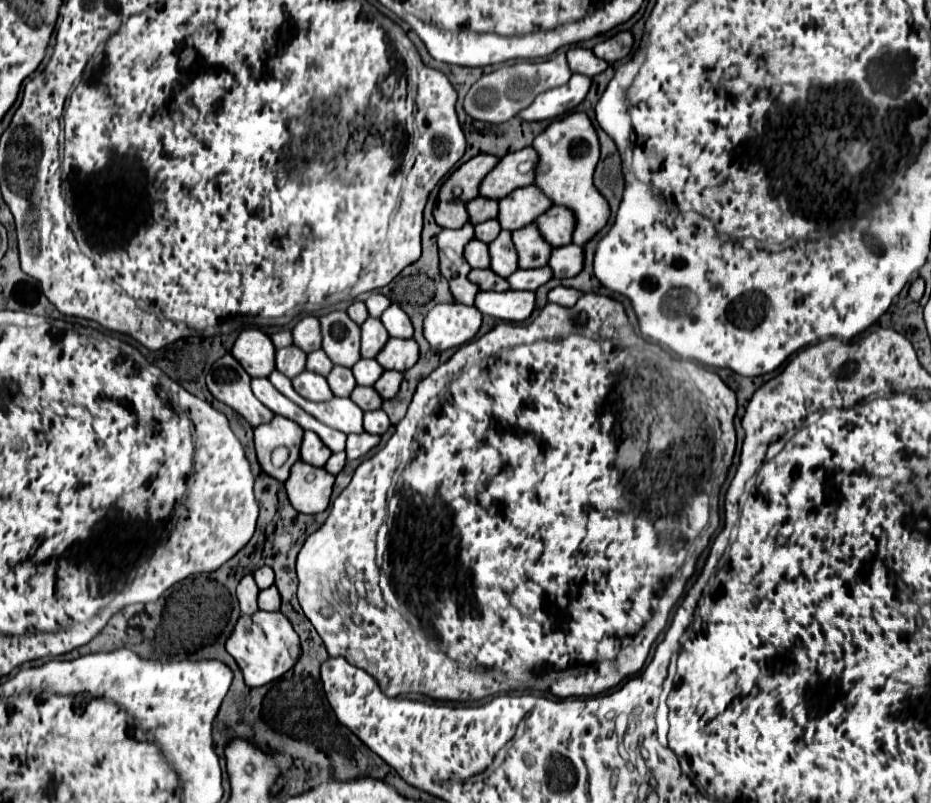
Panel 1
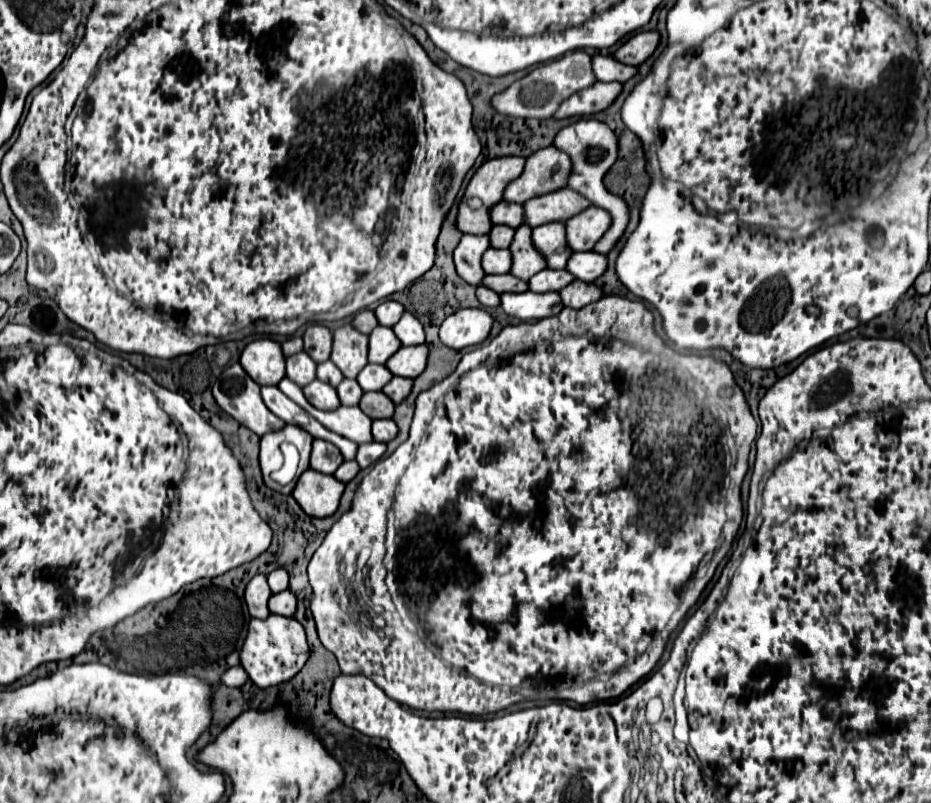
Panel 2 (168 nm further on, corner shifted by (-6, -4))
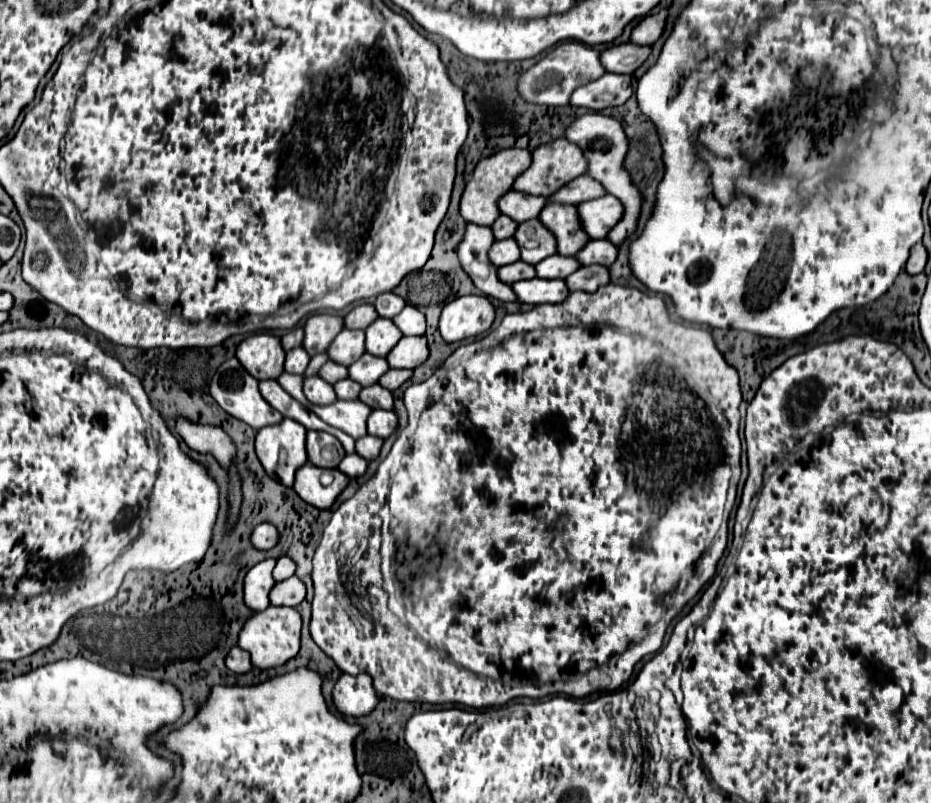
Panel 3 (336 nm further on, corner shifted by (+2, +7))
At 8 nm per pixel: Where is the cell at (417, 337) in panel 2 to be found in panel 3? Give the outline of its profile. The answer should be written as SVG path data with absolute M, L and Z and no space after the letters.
M407 304L393 318L393 322L403 332L403 336L423 336L425 334L425 316L417 308L413 308L411 304Z

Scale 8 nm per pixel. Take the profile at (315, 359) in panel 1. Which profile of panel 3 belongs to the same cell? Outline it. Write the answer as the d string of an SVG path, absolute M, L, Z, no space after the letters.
M327 360L327 362L321 366L319 376L321 376L323 380L327 380L329 384L335 384L337 380L341 380L341 378L345 378L345 376L347 376L347 368L345 368L345 366L341 366L341 364L337 364L337 362Z

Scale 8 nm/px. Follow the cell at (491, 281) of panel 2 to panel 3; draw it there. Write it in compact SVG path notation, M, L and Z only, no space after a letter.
M517 260L517 262L513 262L513 264L507 264L507 266L497 268L497 276L499 276L501 282L513 284L513 282L519 282L519 280L533 278L533 276L535 276L535 268L533 268L531 264L525 264L525 262Z

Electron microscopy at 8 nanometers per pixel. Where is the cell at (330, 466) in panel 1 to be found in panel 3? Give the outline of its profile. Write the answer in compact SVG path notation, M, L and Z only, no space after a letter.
M347 454L337 468L339 468L343 474L347 474L349 478L355 478L355 476L365 474L367 460L363 460L359 454Z

